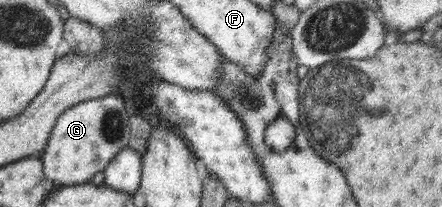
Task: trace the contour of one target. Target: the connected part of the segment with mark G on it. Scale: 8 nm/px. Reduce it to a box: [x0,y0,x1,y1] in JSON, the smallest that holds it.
[39,95,131,186]

